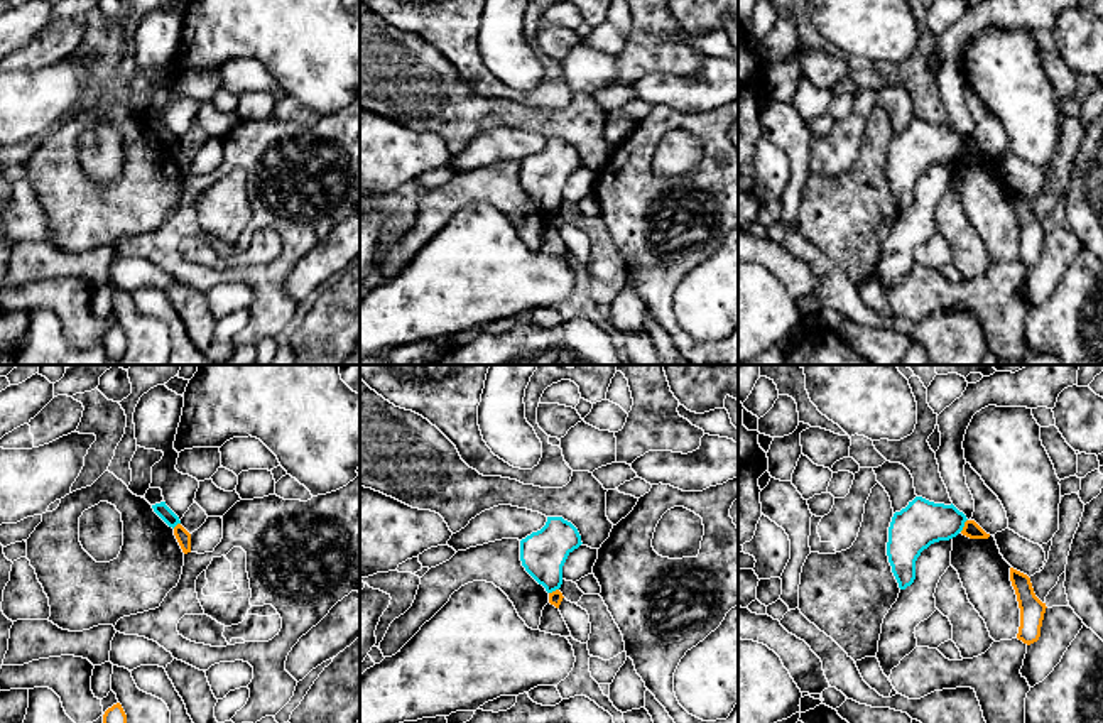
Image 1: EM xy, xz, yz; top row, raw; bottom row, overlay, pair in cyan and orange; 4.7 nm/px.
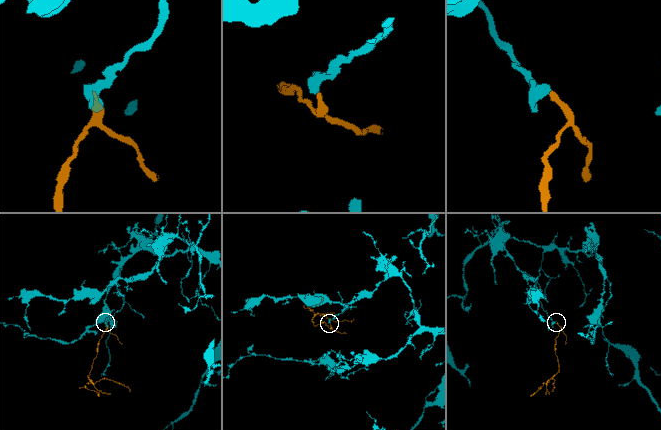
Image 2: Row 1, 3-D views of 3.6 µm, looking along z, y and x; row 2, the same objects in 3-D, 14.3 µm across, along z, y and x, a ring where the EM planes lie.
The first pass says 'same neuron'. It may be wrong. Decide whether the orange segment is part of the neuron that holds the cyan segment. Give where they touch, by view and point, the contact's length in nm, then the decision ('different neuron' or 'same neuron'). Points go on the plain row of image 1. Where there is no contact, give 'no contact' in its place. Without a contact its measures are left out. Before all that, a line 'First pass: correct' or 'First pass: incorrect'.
First pass: incorrect
yz (963, 147) | 70 nm | different neuron

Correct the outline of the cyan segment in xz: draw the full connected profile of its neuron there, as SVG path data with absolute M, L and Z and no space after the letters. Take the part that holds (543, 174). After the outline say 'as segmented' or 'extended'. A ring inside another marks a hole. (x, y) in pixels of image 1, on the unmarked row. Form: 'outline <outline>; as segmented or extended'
outline M547 139L546 147L520 162L520 182L525 193L552 215L562 206L562 188L581 167L578 150L562 139Z; as segmented

